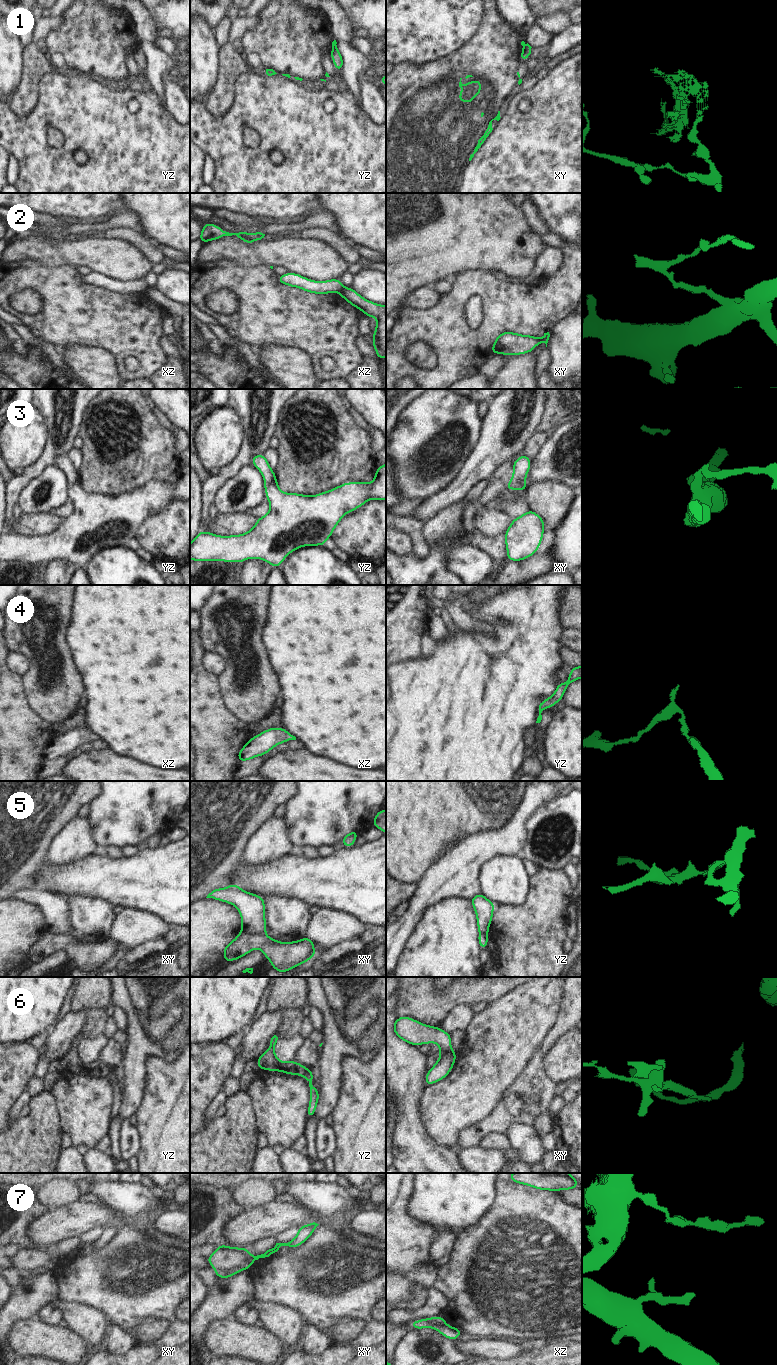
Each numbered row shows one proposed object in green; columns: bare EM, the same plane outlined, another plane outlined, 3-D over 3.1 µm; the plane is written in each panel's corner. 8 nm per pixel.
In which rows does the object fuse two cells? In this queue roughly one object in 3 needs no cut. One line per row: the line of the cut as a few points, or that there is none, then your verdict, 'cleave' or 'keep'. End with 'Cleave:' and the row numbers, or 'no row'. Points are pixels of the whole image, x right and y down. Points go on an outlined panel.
1: cut in xy along (525, 44), (522, 52); cleave
2: cut in xy along (538, 338), (539, 343); cleave
3: no cut; keep
4: no cut; keep
5: cut in xy along (242, 929), (248, 932), (263, 933); cleave
6: no cut; keep
7: cut in xy along (214, 1267), (241, 1267), (243, 1269); cleave
Cleave: 1, 2, 5, 7

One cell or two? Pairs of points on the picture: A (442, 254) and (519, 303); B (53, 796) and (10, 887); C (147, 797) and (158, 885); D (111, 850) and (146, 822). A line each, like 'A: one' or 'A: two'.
A: two
B: one
C: two
D: two

